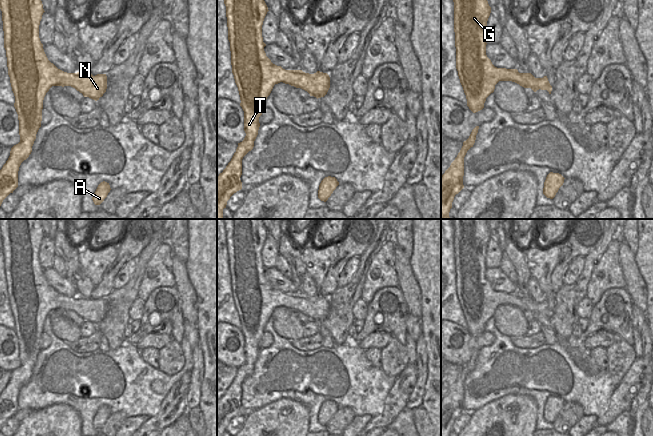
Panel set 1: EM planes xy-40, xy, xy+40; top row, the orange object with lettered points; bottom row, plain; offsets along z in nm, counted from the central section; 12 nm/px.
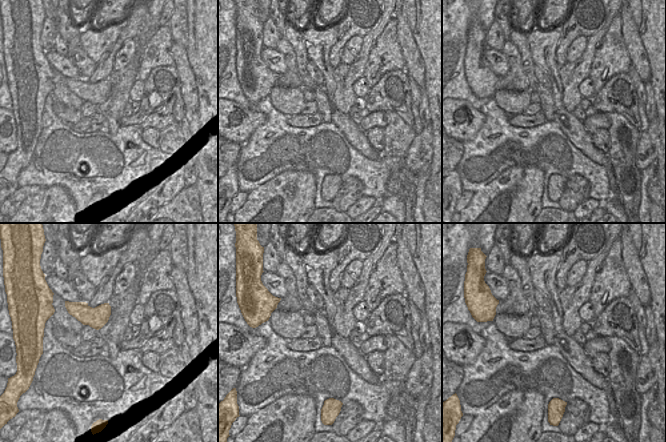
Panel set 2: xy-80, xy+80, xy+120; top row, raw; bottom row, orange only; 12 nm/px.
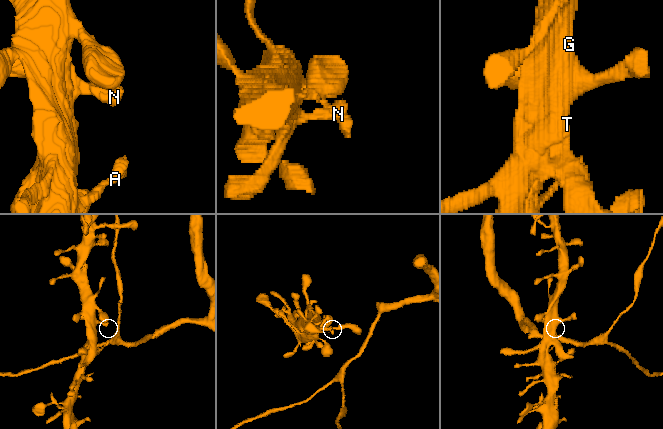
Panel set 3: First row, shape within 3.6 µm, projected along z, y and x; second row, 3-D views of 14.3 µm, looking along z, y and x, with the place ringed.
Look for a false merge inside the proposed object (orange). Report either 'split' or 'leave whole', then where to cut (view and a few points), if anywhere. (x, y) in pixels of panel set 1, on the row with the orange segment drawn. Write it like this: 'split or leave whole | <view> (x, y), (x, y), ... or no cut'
leave whole | no cut

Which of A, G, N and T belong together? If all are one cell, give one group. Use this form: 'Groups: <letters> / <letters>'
Groups: A G N T.

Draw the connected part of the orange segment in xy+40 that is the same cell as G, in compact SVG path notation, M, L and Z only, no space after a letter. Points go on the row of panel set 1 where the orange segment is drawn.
M453 0L454 32L456 47L456 69L467 99L467 106L476 113L484 108L486 98L494 92L499 81L512 81L524 88L547 90L551 94L552 86L547 76L535 78L531 73L519 73L517 69L495 67L486 55L486 26L491 13L487 0Z

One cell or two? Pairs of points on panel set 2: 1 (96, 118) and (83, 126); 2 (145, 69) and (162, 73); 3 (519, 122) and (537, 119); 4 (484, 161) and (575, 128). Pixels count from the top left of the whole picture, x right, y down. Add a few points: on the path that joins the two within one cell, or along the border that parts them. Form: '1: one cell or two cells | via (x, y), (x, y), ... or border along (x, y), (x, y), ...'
1: one cell | via (93, 121), (86, 125)
2: two cells | border along (173, 65), (158, 65), (154, 67), (144, 81)
3: one cell | via (523, 121), (533, 119)
4: two cells | border along (553, 120), (569, 141), (579, 150)

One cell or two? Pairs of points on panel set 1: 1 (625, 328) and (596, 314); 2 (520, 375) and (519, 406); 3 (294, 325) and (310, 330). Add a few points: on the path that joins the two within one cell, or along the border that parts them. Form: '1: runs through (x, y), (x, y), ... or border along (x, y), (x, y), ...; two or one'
1: runs through (618, 321), (613, 316), (603, 313); one
2: border along (496, 400), (508, 394), (529, 395), (538, 408); two
3: border along (302, 325), (303, 336); two

